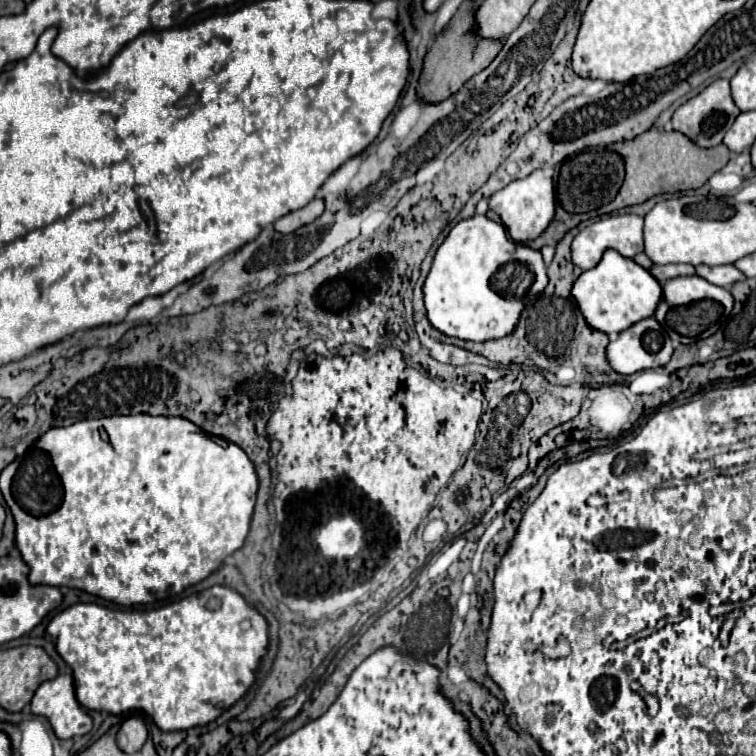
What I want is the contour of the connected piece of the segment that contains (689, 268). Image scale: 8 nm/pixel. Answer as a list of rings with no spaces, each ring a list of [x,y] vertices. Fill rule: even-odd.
[[[655,265],[651,273],[661,285],[665,285],[669,279],[675,279],[681,275],[695,275],[695,267],[693,265]]]

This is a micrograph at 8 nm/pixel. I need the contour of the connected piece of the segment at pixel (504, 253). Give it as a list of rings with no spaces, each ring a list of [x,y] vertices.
[[[473,215],[471,219],[459,221],[435,253],[431,271],[423,285],[427,317],[437,331],[449,337],[477,343],[501,339],[517,329],[525,303],[535,299],[547,287],[547,283],[547,265],[541,251],[535,251],[525,243],[511,241],[505,233],[505,227],[487,219],[485,215]]]

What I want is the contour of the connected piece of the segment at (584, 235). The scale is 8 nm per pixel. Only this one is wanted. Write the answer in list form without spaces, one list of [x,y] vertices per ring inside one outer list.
[[[627,213],[627,215],[611,215],[611,217],[605,217],[589,227],[585,227],[575,239],[573,239],[573,245],[571,245],[571,251],[573,251],[573,263],[577,267],[581,267],[583,271],[595,267],[603,253],[607,249],[615,249],[619,251],[621,255],[625,257],[635,257],[637,253],[643,253],[645,247],[643,247],[643,217],[639,215],[633,215],[633,213]]]

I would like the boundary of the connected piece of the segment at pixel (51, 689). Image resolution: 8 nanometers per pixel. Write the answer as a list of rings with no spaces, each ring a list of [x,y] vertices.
[[[69,673],[41,683],[31,701],[31,711],[47,717],[59,739],[85,735],[93,727],[91,715],[77,701],[73,675]]]

